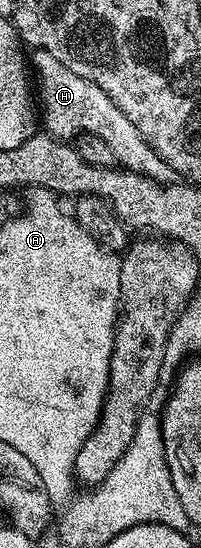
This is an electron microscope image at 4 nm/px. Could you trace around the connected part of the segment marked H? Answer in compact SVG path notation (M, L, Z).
M45 50L31 51L30 66L34 71L35 81L36 78L40 81L38 110L42 115L42 126L51 137L72 140L77 134L93 134L98 136L98 140L106 140L110 152L114 152L117 163L123 169L132 170L135 174L141 174L161 184L171 183L175 179L176 175L169 165L154 152L154 148L150 148L138 128L134 128L134 124L126 120L122 108L118 108L118 104L114 104L114 100L110 100L110 96L106 96L106 92L102 92L98 84L78 76L78 72L70 72L70 68L62 64L62 60L50 56L50 52Z

